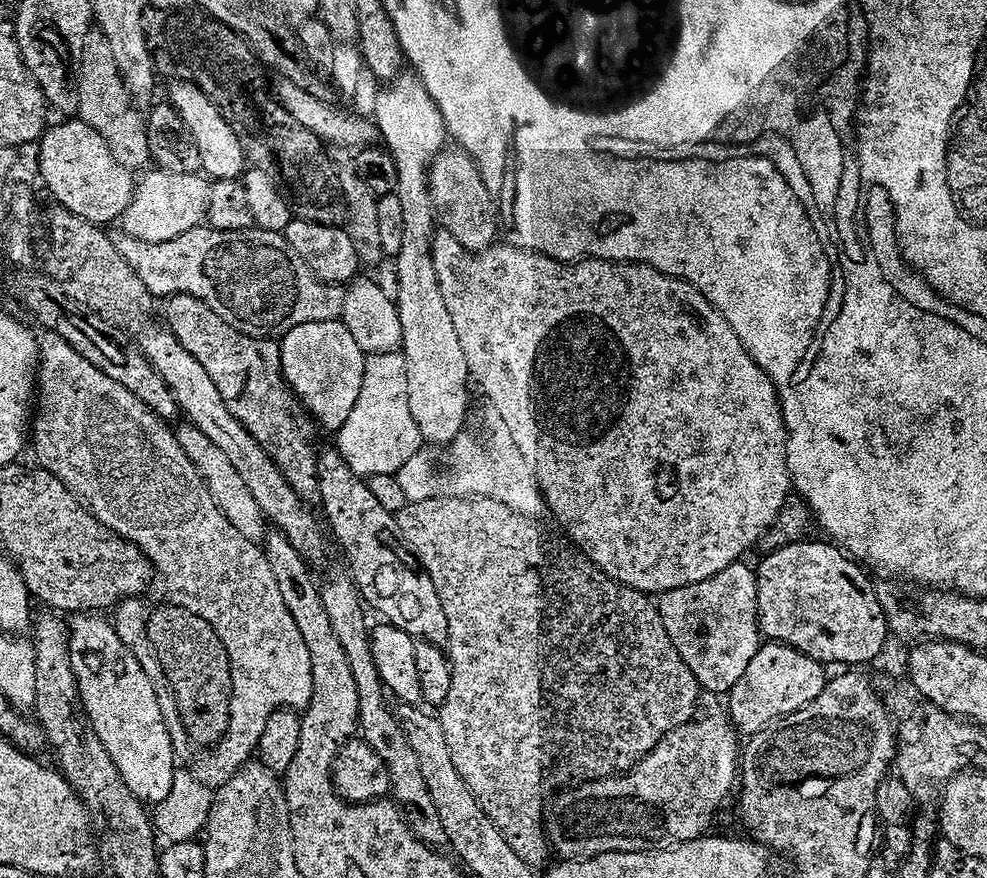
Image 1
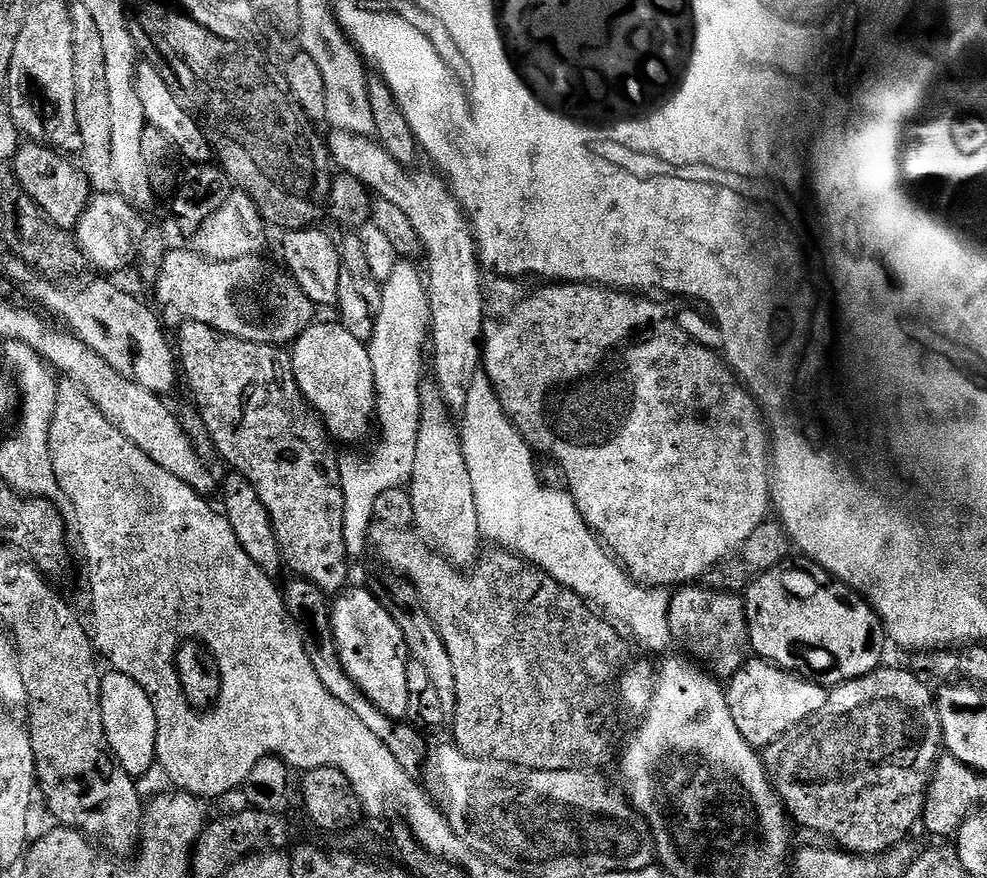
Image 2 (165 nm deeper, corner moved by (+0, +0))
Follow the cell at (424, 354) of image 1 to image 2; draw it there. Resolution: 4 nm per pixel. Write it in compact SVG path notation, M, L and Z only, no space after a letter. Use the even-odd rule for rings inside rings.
M425 391L420 406L420 425L416 435L412 470L406 484L406 491L412 503L412 522L415 531L422 537L424 543L429 549L439 553L441 557L444 555L456 567L453 569L464 570L460 568L465 568L468 570L477 563L478 557L481 555L479 552L482 537L478 530L478 512L474 506L470 474L464 461L464 451L460 449L460 433L457 425L451 424L449 419L451 417L446 413L446 409L440 401L439 392Z

